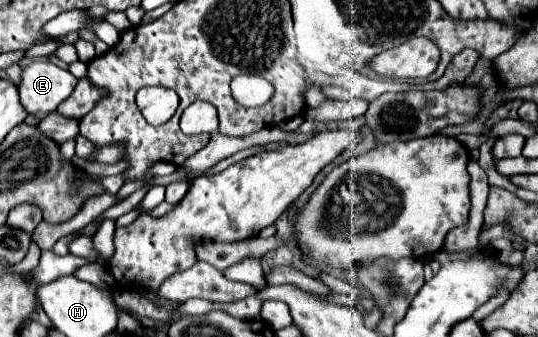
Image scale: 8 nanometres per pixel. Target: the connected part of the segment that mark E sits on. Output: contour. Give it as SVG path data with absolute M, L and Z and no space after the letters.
M48 60L32 62L24 68L18 84L20 102L26 112L46 116L56 112L56 108L72 94L76 82L78 80L68 70L62 70Z

